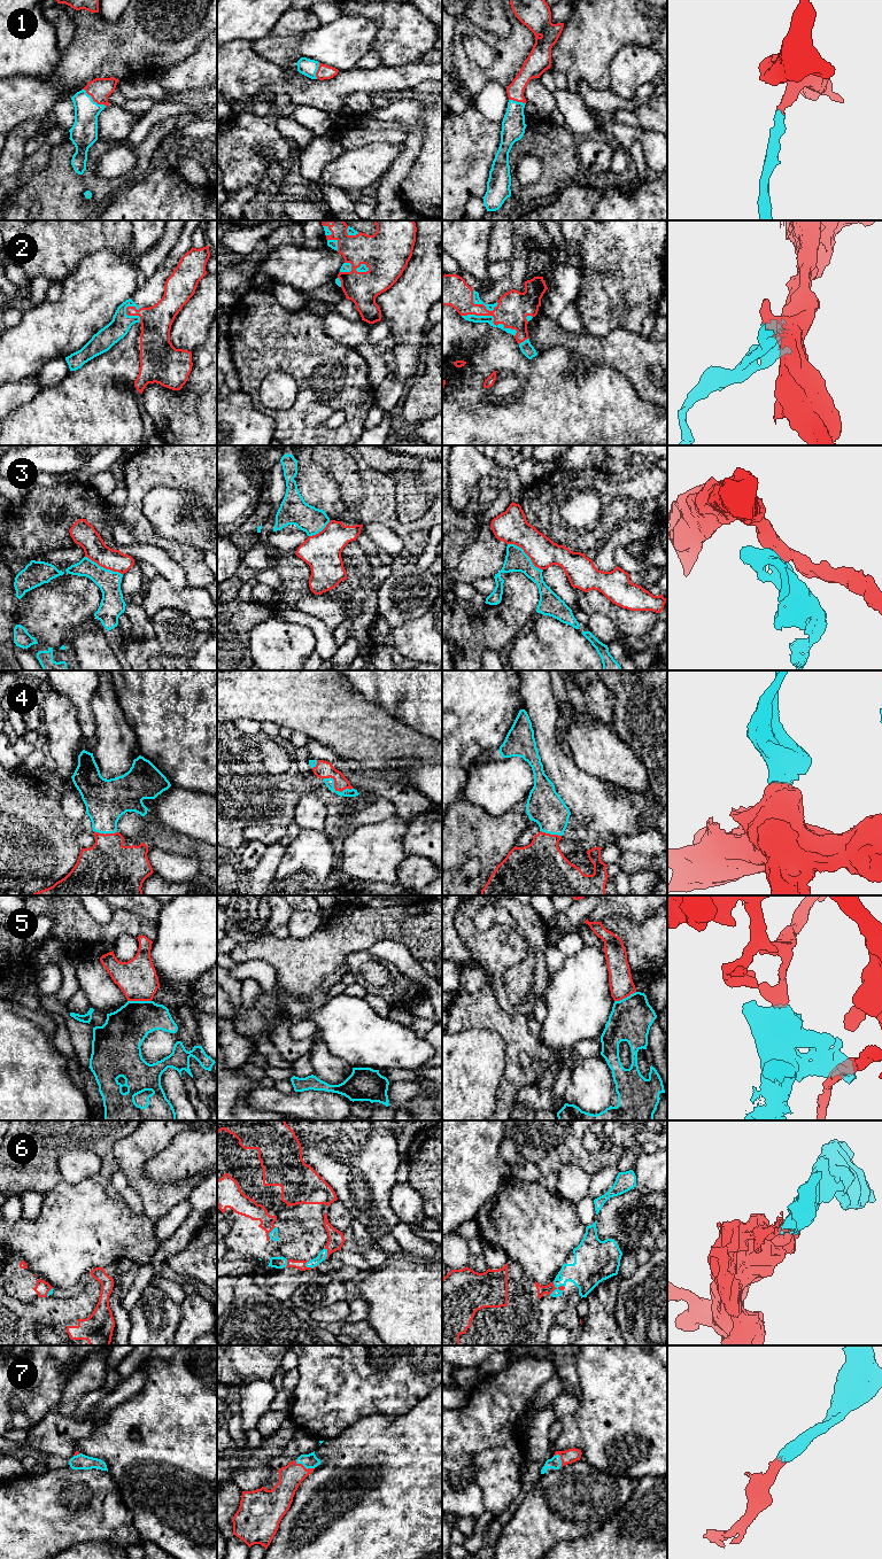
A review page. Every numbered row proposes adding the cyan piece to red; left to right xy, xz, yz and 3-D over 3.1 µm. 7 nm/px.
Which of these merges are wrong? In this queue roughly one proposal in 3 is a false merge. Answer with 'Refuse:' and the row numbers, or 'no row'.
Refuse: 3, 5

